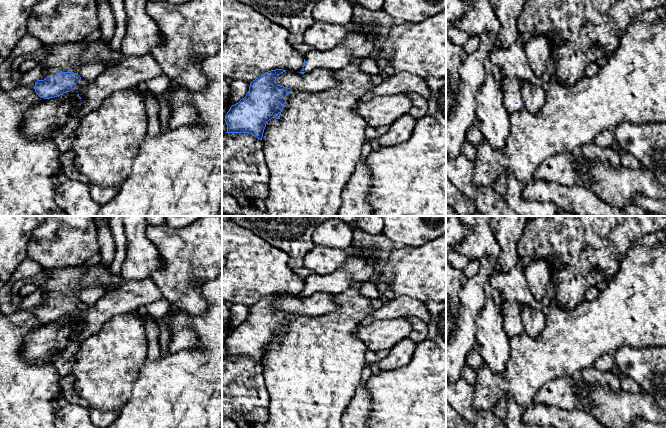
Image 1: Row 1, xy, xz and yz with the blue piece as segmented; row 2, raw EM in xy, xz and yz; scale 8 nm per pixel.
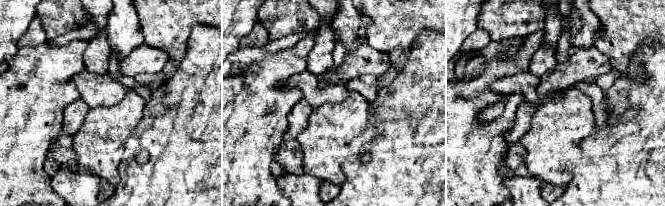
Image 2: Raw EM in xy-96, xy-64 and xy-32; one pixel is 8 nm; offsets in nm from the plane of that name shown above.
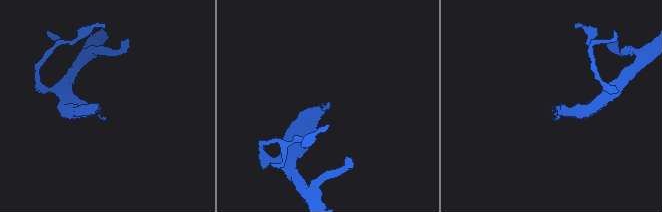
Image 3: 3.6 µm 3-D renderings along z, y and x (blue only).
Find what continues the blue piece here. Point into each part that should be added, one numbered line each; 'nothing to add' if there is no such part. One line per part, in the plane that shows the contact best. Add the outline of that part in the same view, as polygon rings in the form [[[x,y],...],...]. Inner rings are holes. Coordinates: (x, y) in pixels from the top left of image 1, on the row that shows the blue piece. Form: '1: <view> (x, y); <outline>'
1: xy (82, 83); [[[81,78],[80,81],[76,84],[76,87],[73,90],[75,90],[75,89],[83,89],[87,85],[88,85],[88,82],[85,79]]]

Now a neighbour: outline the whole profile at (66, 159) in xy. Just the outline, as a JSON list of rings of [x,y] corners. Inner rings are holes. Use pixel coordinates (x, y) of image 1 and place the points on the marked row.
[[[69,149],[65,153],[61,153],[59,157],[60,161],[60,168],[64,175],[67,177],[70,181],[79,181],[82,183],[89,183],[89,179],[81,174],[74,165],[74,153],[71,149]]]

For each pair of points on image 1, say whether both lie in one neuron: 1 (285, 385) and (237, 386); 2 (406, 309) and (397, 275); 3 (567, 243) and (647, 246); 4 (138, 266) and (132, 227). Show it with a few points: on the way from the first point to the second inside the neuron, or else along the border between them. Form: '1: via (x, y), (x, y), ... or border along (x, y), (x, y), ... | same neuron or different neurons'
1: border along (261, 364), (264, 385), (268, 394), (269, 408) | different neurons
2: border along (389, 299), (399, 296), (410, 296), (424, 303) | different neurons
3: border along (652, 232), (639, 238), (630, 247), (619, 265) | different neurons
4: via (138, 256), (136, 237) | same neuron

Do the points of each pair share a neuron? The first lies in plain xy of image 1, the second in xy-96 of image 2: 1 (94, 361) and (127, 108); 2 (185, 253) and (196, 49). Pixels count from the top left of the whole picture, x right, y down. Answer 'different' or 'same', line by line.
1: same
2: different

